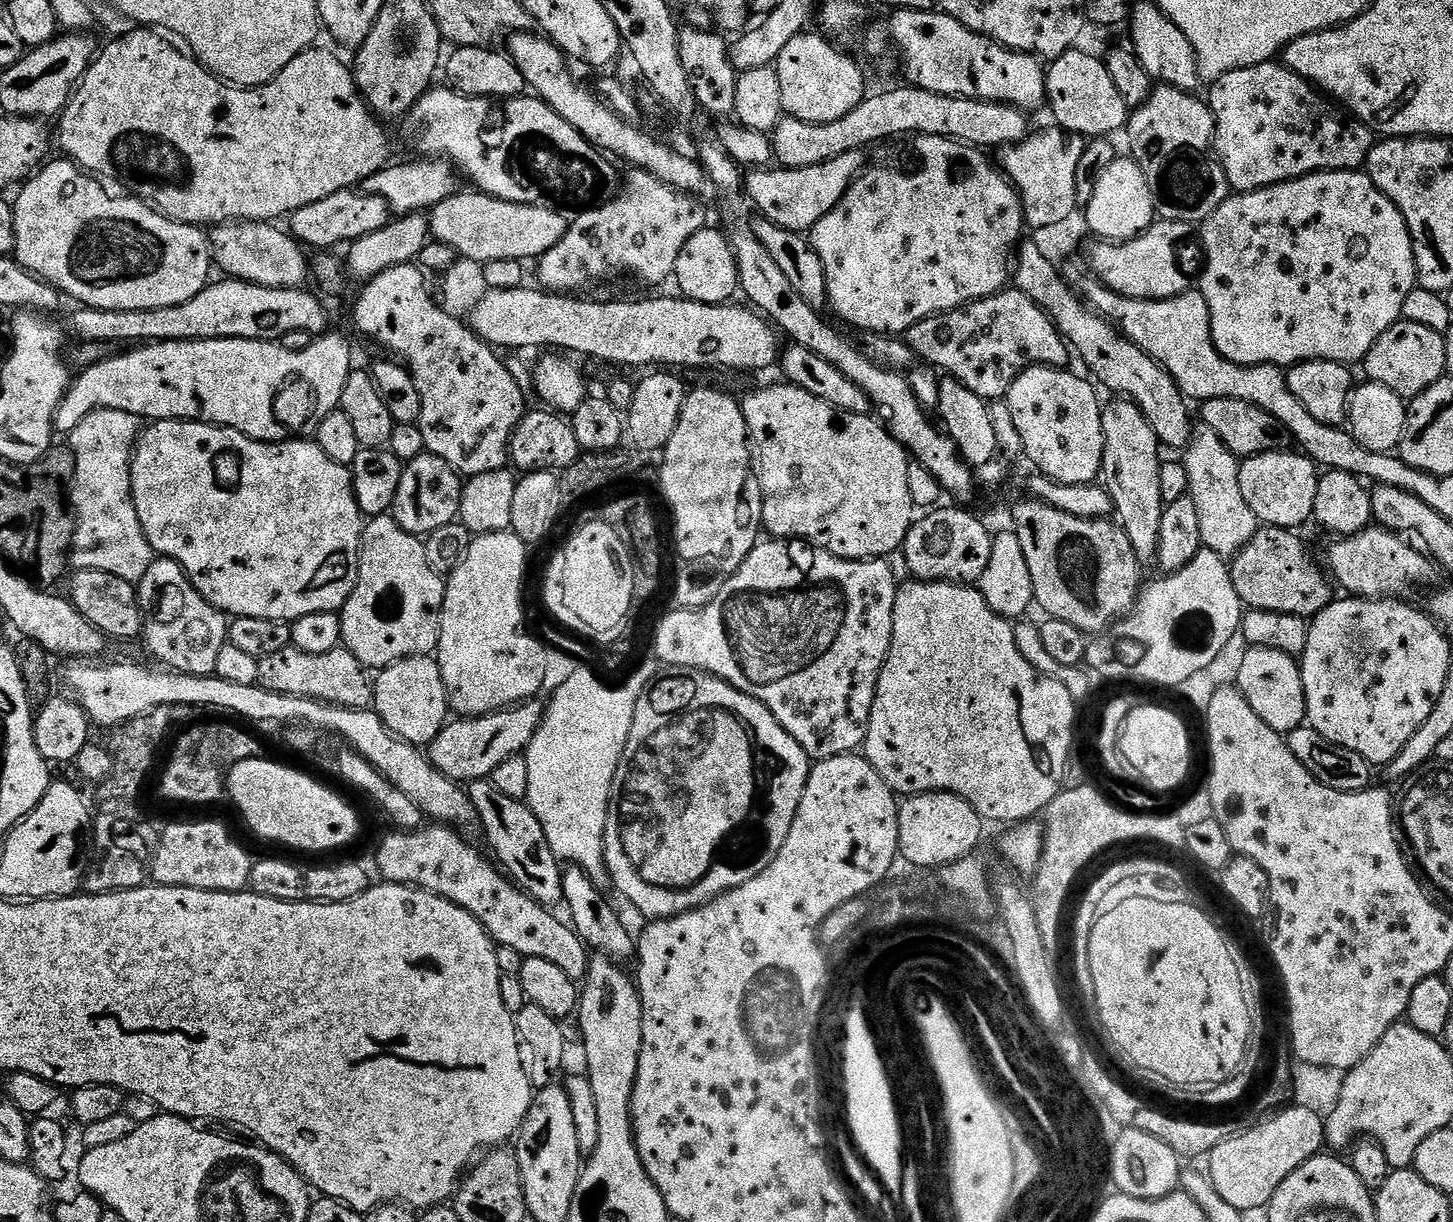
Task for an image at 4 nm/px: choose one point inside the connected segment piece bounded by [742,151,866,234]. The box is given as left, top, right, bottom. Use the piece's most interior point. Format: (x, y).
(795, 198)

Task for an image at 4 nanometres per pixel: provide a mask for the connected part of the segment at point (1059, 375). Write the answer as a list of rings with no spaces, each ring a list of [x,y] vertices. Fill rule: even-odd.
[[[1033,366],[1017,378],[1010,386],[1006,402],[1010,406],[1010,415],[1014,417],[1014,426],[1022,434],[1024,456],[1032,459],[1032,464],[1041,476],[1049,476],[1063,484],[1090,484],[1101,475],[1104,454],[1102,401],[1096,397],[1098,388],[1091,379],[1080,376],[1064,368]]]

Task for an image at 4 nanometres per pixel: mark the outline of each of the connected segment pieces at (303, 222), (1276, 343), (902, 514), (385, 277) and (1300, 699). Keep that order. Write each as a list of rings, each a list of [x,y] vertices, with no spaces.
[[[345,190],[338,194],[330,194],[330,198],[322,198],[322,202],[310,202],[310,206],[302,206],[290,213],[292,220],[291,235],[309,249],[332,250],[335,244],[347,246],[353,240],[366,234],[374,234],[374,230],[382,230],[390,222],[390,209],[386,201],[363,190]]]
[[[1364,170],[1311,172],[1310,175],[1300,176],[1296,180],[1259,188],[1257,192],[1229,195],[1228,200],[1222,202],[1222,206],[1218,206],[1218,210],[1214,210],[1214,214],[1210,214],[1210,218],[1204,221],[1199,232],[1204,239],[1204,256],[1208,261],[1204,264],[1198,291],[1206,298],[1206,306],[1210,310],[1210,330],[1214,346],[1235,364],[1291,366],[1305,364],[1308,360],[1333,360],[1349,366],[1359,365],[1374,346],[1374,342],[1378,342],[1378,338],[1382,338],[1382,334],[1386,334],[1386,330],[1401,319],[1402,305],[1410,290],[1417,287],[1410,230],[1398,206],[1390,202],[1390,198],[1382,190],[1378,190],[1378,186],[1374,186]]]
[[[779,383],[742,400],[748,439],[758,465],[758,487],[764,498],[763,531],[772,538],[807,540],[843,560],[878,560],[891,557],[891,552],[899,553],[914,523],[914,505],[906,483],[909,453],[875,415],[843,412],[796,384]]]
[[[416,262],[399,264],[367,281],[352,308],[356,328],[362,335],[373,336],[378,343],[397,352],[392,354],[410,369],[414,386],[418,386],[422,398],[418,423],[425,449],[442,458],[464,478],[498,470],[509,463],[508,444],[526,411],[524,392],[512,377],[511,370],[496,357],[499,356],[497,349],[472,331],[463,319],[449,314],[433,293],[432,296],[428,293],[428,280],[420,266]]]
[[[1249,647],[1235,687],[1240,689],[1246,702],[1254,706],[1254,714],[1258,714],[1258,718],[1274,731],[1287,734],[1305,723],[1308,707],[1297,657],[1282,654],[1282,650]]]

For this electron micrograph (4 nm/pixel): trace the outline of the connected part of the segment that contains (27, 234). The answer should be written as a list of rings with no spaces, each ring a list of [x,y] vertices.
[[[67,158],[59,159],[45,163],[19,189],[21,192],[14,199],[14,259],[24,269],[55,286],[67,299],[69,296],[77,300],[77,305],[98,310],[173,308],[190,302],[208,287],[208,275],[214,272],[214,261],[212,245],[203,227],[179,224],[131,194],[111,196],[99,184],[101,181],[85,172],[79,164]]]

